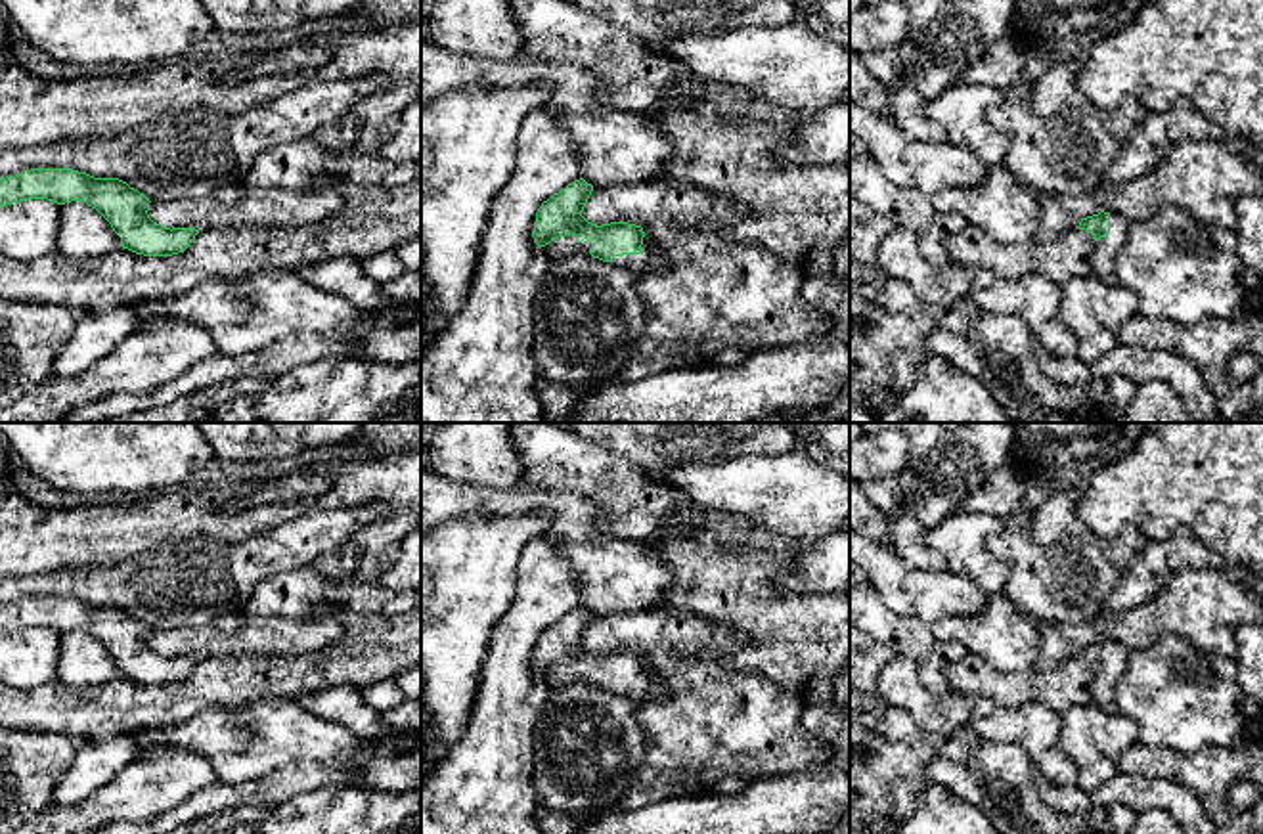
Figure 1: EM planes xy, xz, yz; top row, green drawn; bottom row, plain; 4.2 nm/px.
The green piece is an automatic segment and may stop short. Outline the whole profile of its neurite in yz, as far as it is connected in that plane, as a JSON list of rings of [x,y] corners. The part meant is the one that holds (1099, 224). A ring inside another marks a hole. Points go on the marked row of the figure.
[[[1100,210],[1098,214],[1081,218],[1077,228],[1089,231],[1097,239],[1098,245],[1097,275],[1106,285],[1118,285],[1114,260],[1125,243],[1129,220],[1118,212]]]

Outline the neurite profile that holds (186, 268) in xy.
[[[320,176],[304,186],[308,193],[323,189],[343,197],[343,208],[335,216],[297,228],[205,230],[184,252],[172,256],[144,256],[128,249],[94,258],[69,258],[57,251],[34,260],[0,256],[0,300],[59,304],[78,314],[98,314],[182,295],[209,279],[247,277],[268,266],[300,272],[339,256],[352,256],[360,262],[373,252],[396,252],[406,241],[421,237],[421,176],[396,187],[360,186],[331,176]]]

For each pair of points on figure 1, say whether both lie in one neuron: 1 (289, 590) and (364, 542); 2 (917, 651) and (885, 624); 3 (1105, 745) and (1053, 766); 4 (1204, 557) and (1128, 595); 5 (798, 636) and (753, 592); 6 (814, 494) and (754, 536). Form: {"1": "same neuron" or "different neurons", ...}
{"1": "different neurons", "2": "same neuron", "3": "different neurons", "4": "same neuron", "5": "same neuron", "6": "different neurons"}

